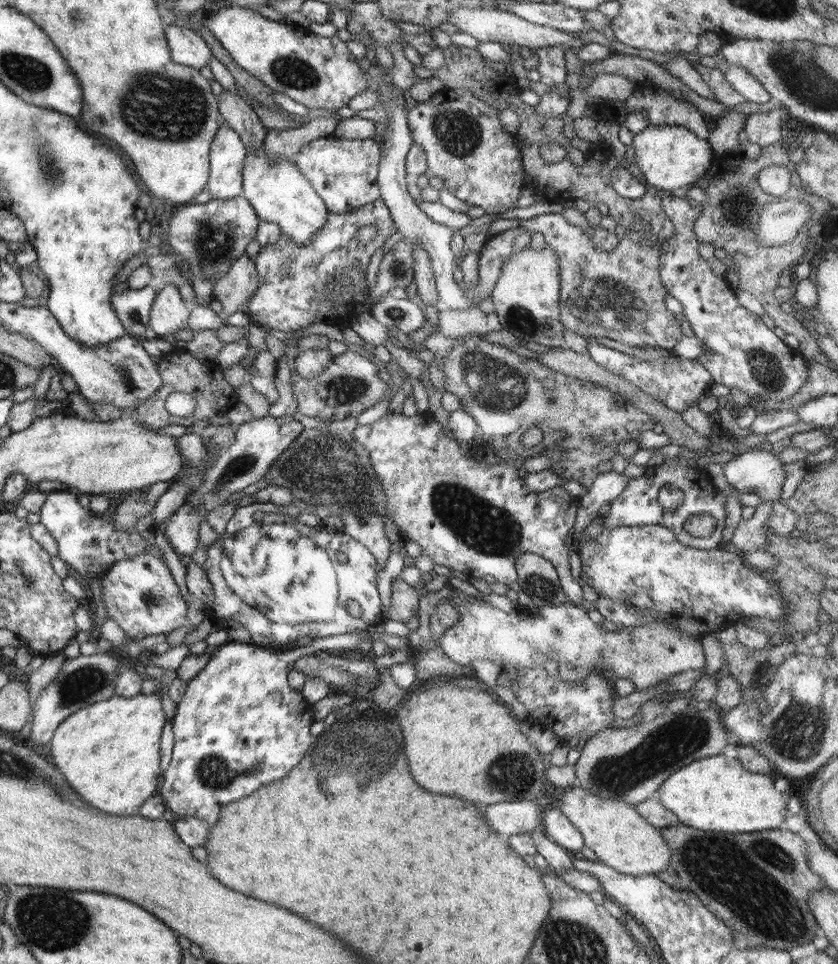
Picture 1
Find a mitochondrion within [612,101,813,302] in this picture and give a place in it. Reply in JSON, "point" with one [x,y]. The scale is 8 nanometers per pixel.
{"point":[737,208]}

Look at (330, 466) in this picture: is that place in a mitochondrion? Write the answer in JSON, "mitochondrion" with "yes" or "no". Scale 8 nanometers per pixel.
{"mitochondrion":"yes"}

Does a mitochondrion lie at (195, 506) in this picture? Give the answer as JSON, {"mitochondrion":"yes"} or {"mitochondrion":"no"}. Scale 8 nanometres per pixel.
{"mitochondrion":"yes"}

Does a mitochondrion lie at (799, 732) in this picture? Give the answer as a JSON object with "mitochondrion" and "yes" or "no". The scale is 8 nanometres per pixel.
{"mitochondrion":"yes"}

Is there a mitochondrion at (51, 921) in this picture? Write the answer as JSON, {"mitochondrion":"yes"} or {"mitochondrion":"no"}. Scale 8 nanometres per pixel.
{"mitochondrion":"yes"}

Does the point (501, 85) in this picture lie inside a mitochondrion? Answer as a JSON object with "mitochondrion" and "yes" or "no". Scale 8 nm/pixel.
{"mitochondrion":"no"}

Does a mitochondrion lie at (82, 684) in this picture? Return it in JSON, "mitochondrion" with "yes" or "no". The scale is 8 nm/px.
{"mitochondrion":"yes"}

